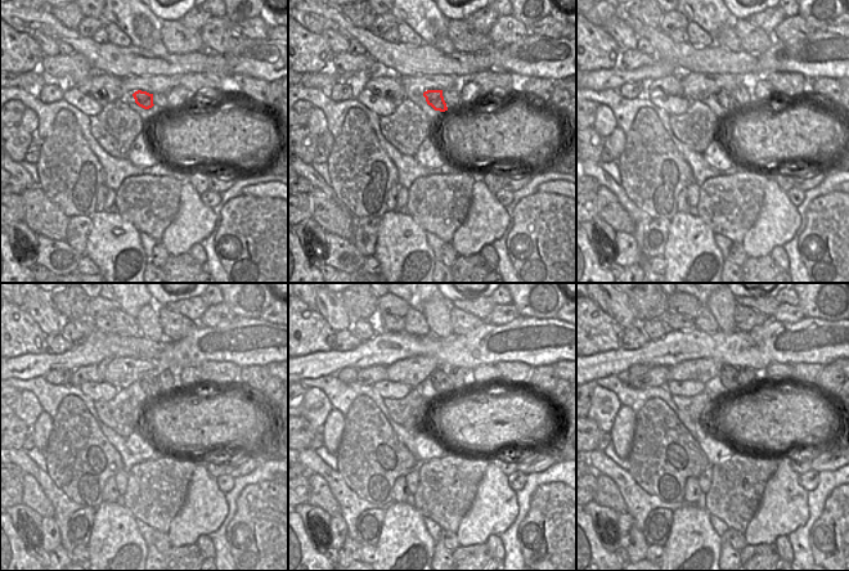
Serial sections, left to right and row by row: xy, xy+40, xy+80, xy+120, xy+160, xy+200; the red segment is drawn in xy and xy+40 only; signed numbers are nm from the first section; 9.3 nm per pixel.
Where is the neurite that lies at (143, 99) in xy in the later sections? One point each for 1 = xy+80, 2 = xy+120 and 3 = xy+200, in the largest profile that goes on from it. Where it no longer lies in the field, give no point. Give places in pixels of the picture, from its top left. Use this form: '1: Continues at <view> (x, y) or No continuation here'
1: Continues at xy+80 (726, 99)
2: Continues at xy+120 (149, 382)
3: Continues at xy+200 (730, 376)

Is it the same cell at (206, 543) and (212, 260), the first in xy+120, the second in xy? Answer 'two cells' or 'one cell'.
two cells

